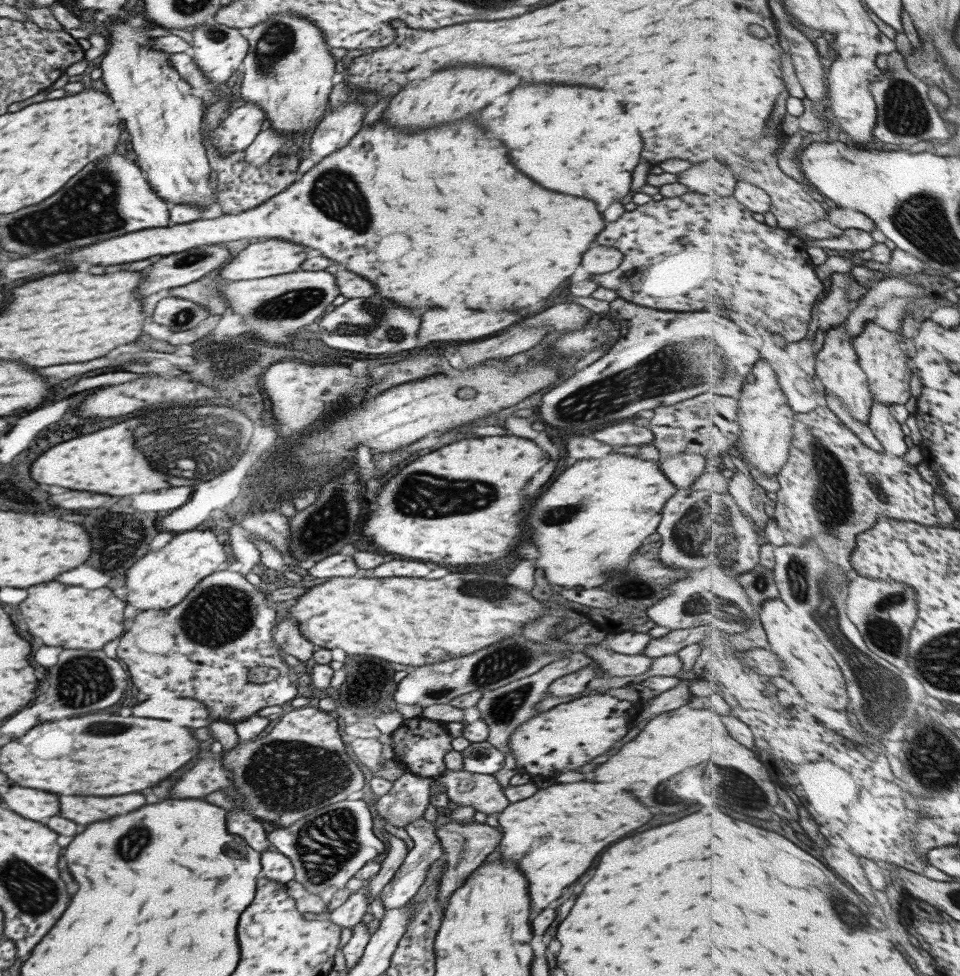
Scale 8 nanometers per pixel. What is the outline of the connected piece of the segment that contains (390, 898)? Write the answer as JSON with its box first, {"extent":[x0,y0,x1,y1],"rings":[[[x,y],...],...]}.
{"extent":[380,818,443,910],"rings":[[[419,818],[408,824],[405,828],[408,834],[414,841],[414,846],[408,851],[406,858],[400,865],[400,868],[395,872],[395,875],[390,879],[390,882],[382,889],[380,900],[384,905],[385,910],[400,908],[409,902],[409,900],[418,892],[421,884],[424,882],[430,865],[443,856],[442,845],[440,839],[436,836],[436,823],[429,822],[425,818]]]}

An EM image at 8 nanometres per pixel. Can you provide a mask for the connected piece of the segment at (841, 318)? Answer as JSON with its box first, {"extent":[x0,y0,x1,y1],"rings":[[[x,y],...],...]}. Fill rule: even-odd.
{"extent":[816,273,858,332],"rings":[[[846,273],[832,274],[832,290],[816,311],[822,330],[828,332],[834,327],[839,327],[856,310],[858,300],[852,299],[851,277],[851,274],[849,277]]]}

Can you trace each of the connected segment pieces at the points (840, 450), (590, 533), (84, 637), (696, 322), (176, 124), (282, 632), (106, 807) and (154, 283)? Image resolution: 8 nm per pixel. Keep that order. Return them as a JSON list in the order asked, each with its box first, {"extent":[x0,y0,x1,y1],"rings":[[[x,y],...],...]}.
[{"extent":[774,406,943,573],"rings":[[[820,406],[814,412],[797,413],[791,459],[777,478],[781,483],[781,489],[777,492],[774,519],[786,531],[785,538],[788,544],[802,546],[810,539],[816,539],[824,549],[826,558],[840,566],[844,573],[855,570],[852,556],[859,547],[859,536],[874,528],[883,516],[943,526],[938,518],[938,508],[934,500],[936,490],[928,480],[922,478],[918,467],[912,466],[903,456],[878,452],[867,445],[829,406]]]},{"extent":[528,452,677,588],"rings":[[[614,452],[602,458],[576,462],[564,470],[550,490],[546,490],[544,496],[530,508],[528,526],[532,526],[532,544],[540,550],[536,566],[544,570],[552,584],[564,588],[596,588],[604,584],[604,580],[612,574],[608,570],[624,570],[628,562],[632,562],[636,550],[648,541],[648,536],[657,532],[664,505],[676,491],[677,488],[661,471],[658,462],[654,464],[651,460]]]},{"extent":[20,582,126,650],"rings":[[[48,582],[28,588],[28,598],[20,604],[30,634],[42,638],[44,644],[76,650],[102,650],[110,640],[120,638],[124,634],[125,618],[122,614],[126,607],[108,588],[88,590],[62,582]]]},{"extent":[540,297,762,432],"rings":[[[618,297],[610,302],[610,312],[621,320],[617,342],[596,362],[566,379],[544,394],[540,414],[542,418],[566,432],[600,430],[604,424],[616,420],[633,420],[642,410],[654,410],[688,400],[699,394],[710,393],[740,399],[749,376],[762,360],[760,350],[750,342],[752,338],[728,317],[710,312],[674,312],[643,307]]]},{"extent":[100,17,218,210],"rings":[[[141,17],[106,19],[102,25],[103,31],[109,35],[107,53],[100,60],[102,81],[111,100],[116,103],[120,119],[132,138],[130,142],[134,160],[146,174],[152,190],[170,206],[190,204],[204,210],[211,209],[214,202],[218,204],[218,199],[215,197],[216,190],[212,189],[208,181],[208,174],[212,170],[202,144],[204,102],[198,96],[194,96],[190,84],[184,82],[180,73],[172,68],[170,54],[149,45],[155,37],[146,36],[146,32],[151,28],[143,23]]]},{"extent":[273,618,316,667],"rings":[[[290,618],[282,620],[275,628],[273,641],[281,648],[283,654],[291,654],[301,660],[303,667],[307,660],[312,658],[316,649],[314,643],[300,632],[298,624]]]},{"extent":[60,794,146,824],"rings":[[[124,794],[124,796],[60,796],[60,816],[76,824],[92,824],[96,820],[106,820],[120,816],[124,812],[138,810],[144,806],[146,798],[142,794]]]},{"extent":[140,244,230,296],"rings":[[[219,244],[191,248],[152,264],[152,272],[144,276],[140,284],[140,296],[150,296],[166,288],[176,288],[200,280],[208,273],[217,273],[217,268],[230,260],[230,250]]]}]

